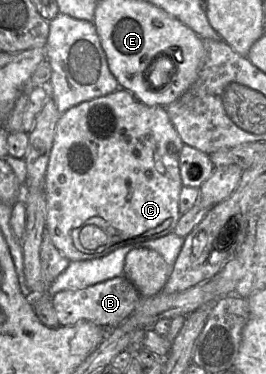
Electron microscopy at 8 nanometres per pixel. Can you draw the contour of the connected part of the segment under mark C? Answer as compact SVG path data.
M122 88L108 95L78 104L62 113L57 122L45 176L46 234L55 248L70 261L91 260L107 256L120 247L158 239L172 233L181 216L179 212L179 195L183 185L179 161L183 146L184 143L173 126L166 108L147 106L140 102L131 92Z

